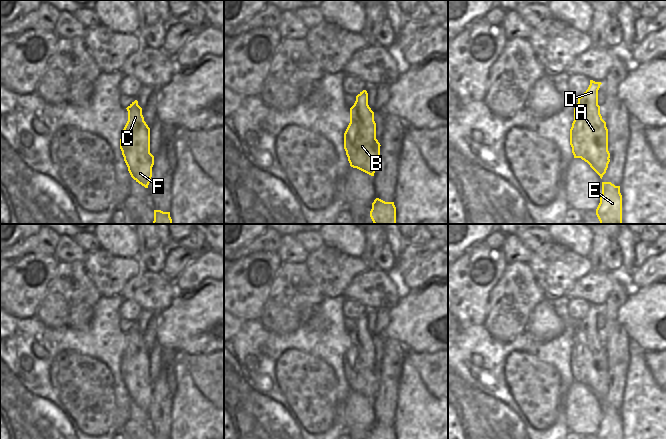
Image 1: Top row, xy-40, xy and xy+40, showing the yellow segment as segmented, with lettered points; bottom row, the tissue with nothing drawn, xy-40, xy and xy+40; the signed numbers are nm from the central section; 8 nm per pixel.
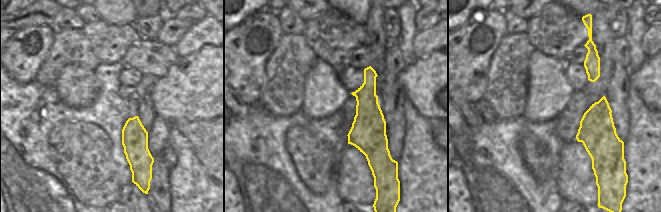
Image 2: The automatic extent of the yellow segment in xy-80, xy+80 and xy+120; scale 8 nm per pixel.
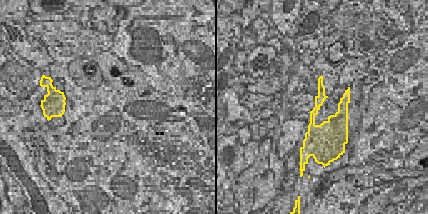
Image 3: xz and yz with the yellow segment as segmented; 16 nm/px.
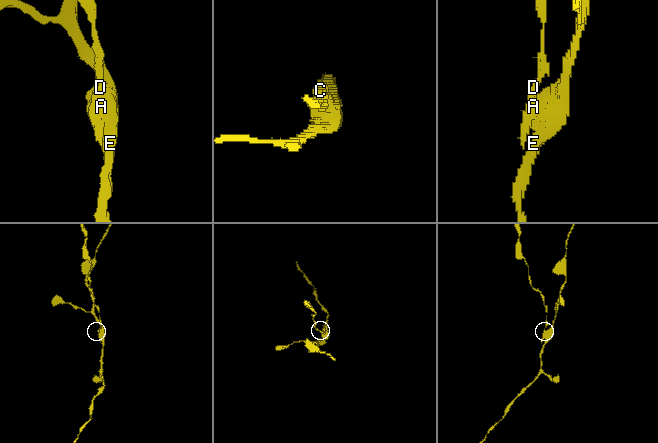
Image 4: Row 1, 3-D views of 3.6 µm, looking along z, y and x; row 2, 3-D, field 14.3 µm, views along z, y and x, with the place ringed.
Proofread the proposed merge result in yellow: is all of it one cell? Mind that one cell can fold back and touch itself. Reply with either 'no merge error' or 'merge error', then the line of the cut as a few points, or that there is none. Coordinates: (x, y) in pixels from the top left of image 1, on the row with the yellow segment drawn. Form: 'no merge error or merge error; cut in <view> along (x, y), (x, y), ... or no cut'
merge error; cut in xy+40 along (592, 167), (596, 169), (597, 173)

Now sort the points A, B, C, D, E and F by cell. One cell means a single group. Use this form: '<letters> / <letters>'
A B C D F / E

